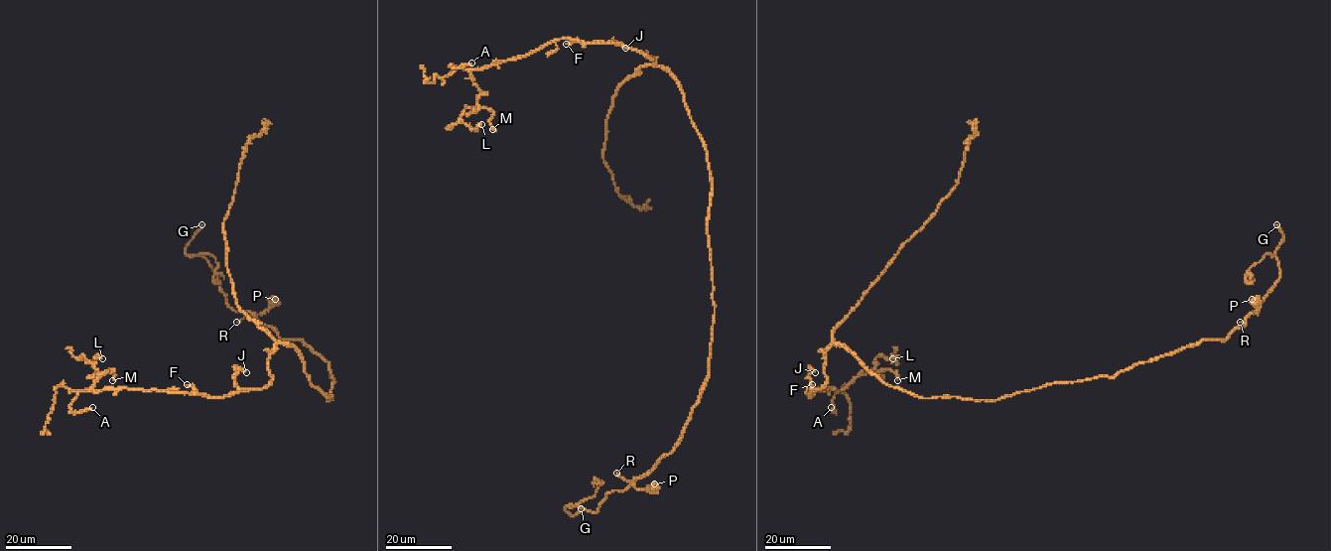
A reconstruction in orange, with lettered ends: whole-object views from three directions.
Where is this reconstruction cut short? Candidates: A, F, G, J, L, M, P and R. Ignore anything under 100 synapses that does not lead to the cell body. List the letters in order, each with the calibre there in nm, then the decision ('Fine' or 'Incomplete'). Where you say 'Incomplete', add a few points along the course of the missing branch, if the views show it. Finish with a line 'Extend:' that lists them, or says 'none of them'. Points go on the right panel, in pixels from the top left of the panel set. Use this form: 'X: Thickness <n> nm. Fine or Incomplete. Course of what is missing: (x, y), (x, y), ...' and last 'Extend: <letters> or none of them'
A: Thickness 440 nm. Fine
F: Thickness 360 nm. Fine
G: Thickness 360 nm. Incomplete. Course of what is missing: (1276, 224), (1261, 210), (1246, 206), (1233, 209)
J: Thickness 500 nm. Fine
L: Thickness 480 nm. Fine
M: Thickness 360 nm. Fine
P: Thickness 160 nm. Fine
R: Thickness 220 nm. Fine
Extend: G

